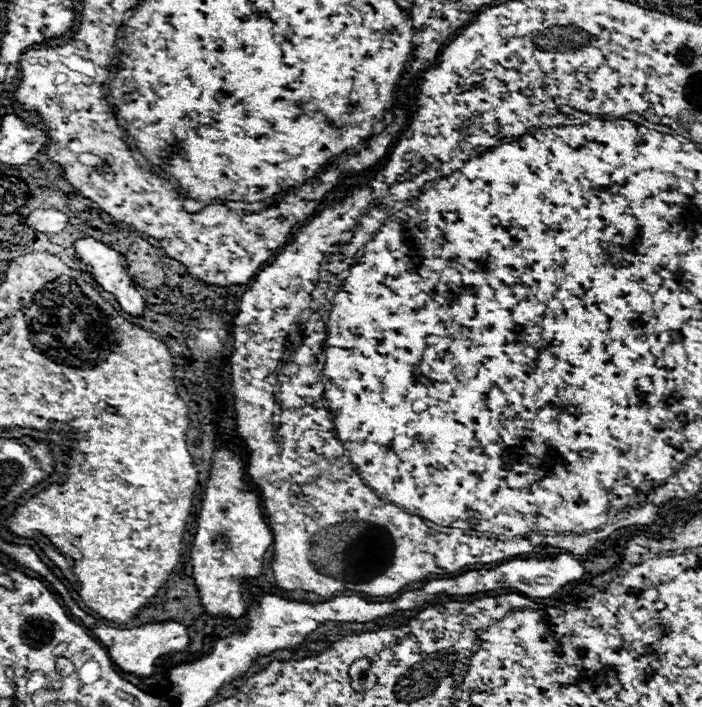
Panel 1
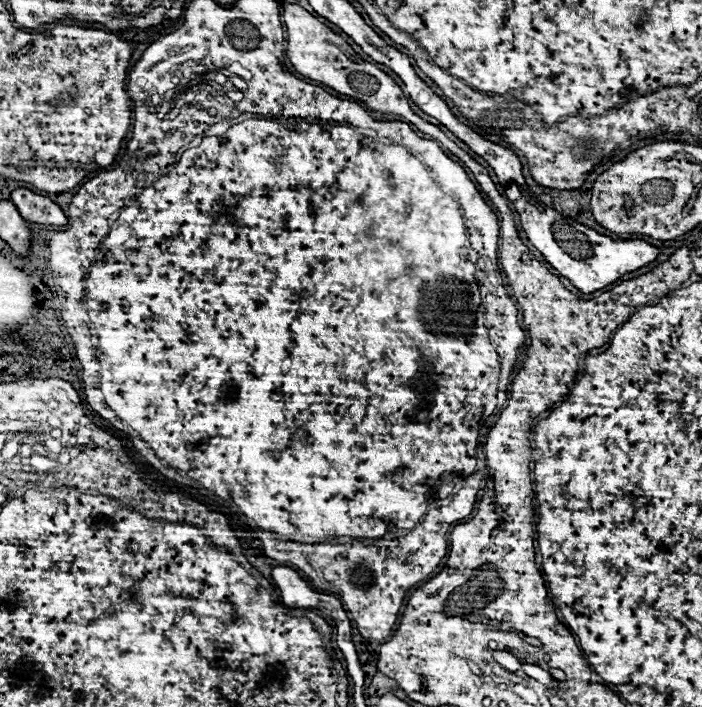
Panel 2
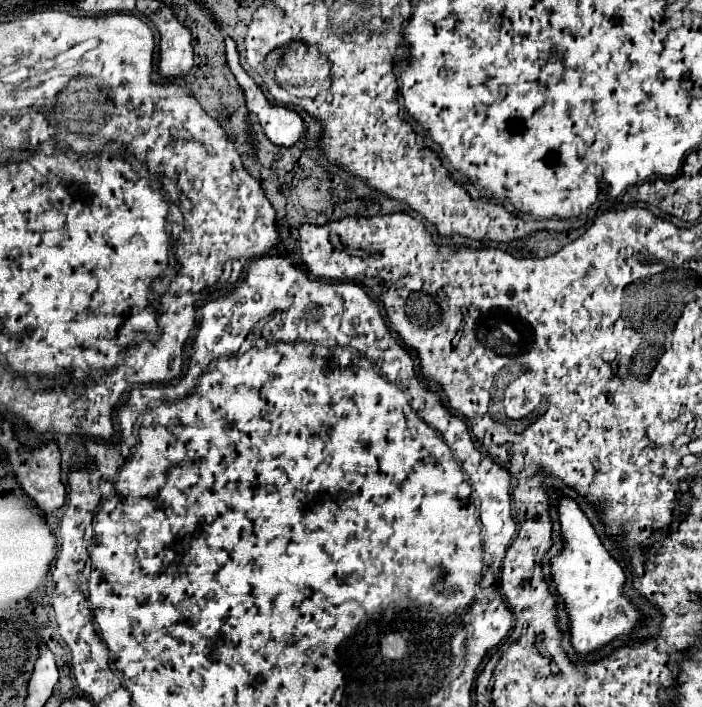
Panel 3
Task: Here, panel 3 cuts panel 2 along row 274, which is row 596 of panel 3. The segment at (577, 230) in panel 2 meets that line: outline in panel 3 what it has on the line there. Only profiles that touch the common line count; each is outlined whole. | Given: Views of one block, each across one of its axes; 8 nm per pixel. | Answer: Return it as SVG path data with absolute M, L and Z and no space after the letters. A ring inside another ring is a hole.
M570 498L560 502L560 526L564 534L564 548L552 560L552 576L558 594L564 598L572 626L572 646L578 654L588 654L620 634L640 630L642 614L622 596L624 572L618 562L606 552L592 524Z

